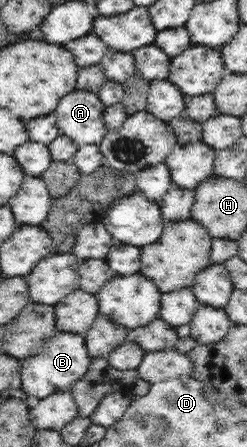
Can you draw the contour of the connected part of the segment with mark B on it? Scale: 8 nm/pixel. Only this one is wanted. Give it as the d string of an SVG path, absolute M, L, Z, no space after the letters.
M57 332L31 357L21 360L17 385L29 396L46 398L52 393L70 391L74 382L88 372L91 360L86 349L85 338L81 334Z

